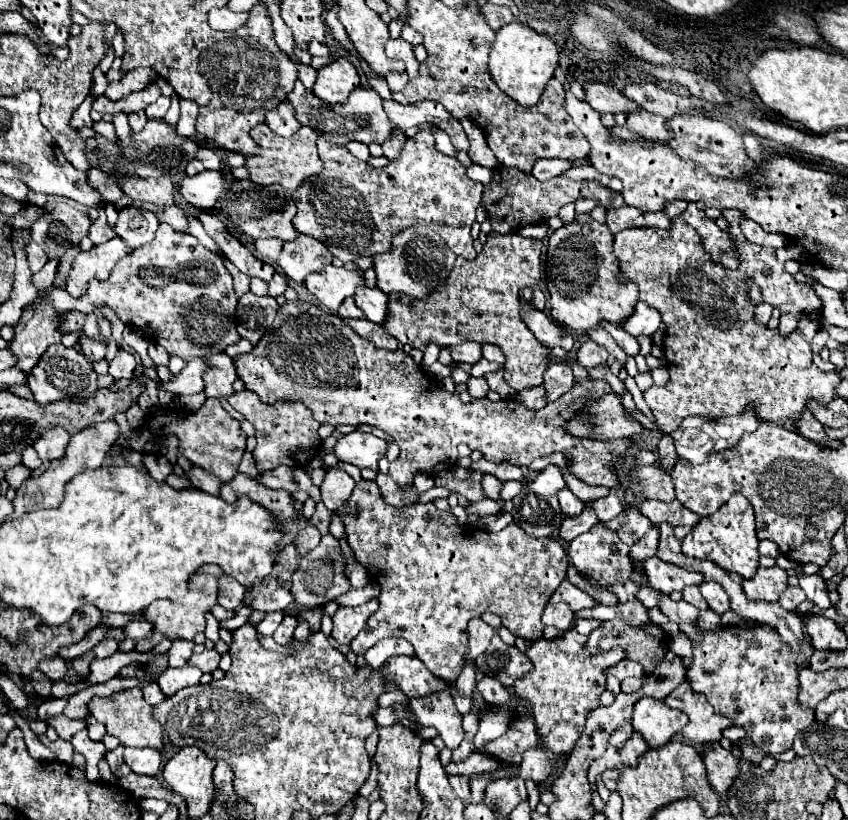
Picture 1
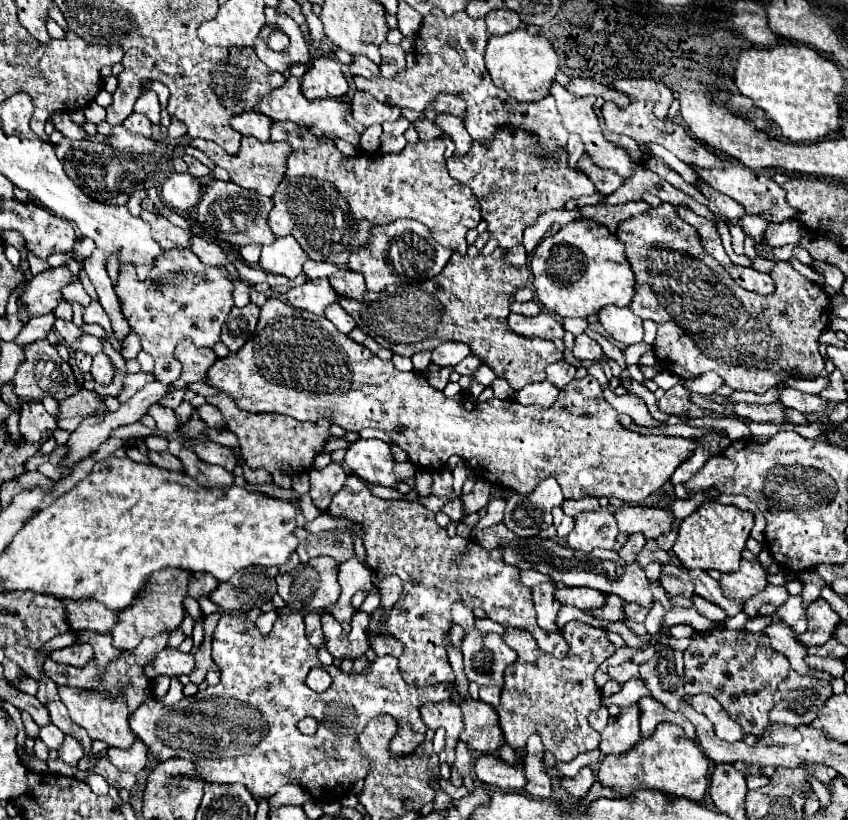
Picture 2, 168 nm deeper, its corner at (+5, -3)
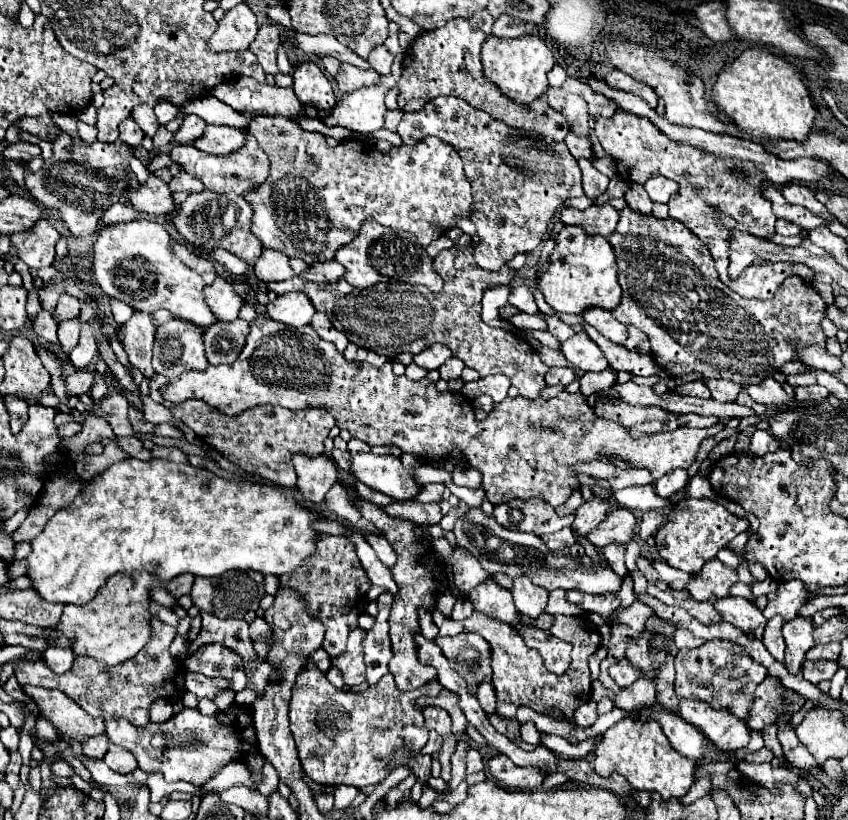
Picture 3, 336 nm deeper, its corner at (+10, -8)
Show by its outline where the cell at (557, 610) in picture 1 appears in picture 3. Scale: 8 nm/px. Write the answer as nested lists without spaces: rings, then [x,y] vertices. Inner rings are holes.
[[[516,577],[510,593],[514,597],[514,605],[518,607],[518,611],[522,615],[538,617],[546,607],[548,591],[542,591],[542,587],[530,583],[530,579],[526,579],[526,577]]]

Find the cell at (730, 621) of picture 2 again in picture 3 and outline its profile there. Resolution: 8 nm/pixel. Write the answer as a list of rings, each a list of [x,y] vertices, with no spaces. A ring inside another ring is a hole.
[[[788,581],[778,585],[776,599],[768,601],[766,609],[762,611],[766,619],[772,619],[774,615],[780,615],[784,621],[790,621],[796,617],[796,611],[808,601],[808,591],[804,589],[804,583],[800,581]]]

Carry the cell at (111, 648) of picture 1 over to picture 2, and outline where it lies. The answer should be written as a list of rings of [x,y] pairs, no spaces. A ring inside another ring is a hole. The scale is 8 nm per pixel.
[[[81,642],[81,644],[73,644],[61,650],[55,650],[51,654],[51,658],[59,664],[71,664],[71,666],[85,666],[91,658],[93,658],[93,650],[89,644]]]

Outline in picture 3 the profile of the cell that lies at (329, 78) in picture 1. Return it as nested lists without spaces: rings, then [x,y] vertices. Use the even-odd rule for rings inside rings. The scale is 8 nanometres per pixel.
[[[306,61],[306,63],[296,65],[292,79],[294,79],[292,89],[294,89],[296,97],[300,99],[300,103],[312,105],[320,111],[330,111],[336,105],[332,85],[316,63]]]

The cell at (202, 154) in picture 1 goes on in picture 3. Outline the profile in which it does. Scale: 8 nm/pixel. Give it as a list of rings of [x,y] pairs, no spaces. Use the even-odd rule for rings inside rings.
[[[182,171],[180,173],[180,177],[176,177],[176,179],[172,179],[170,181],[170,185],[168,185],[172,191],[188,191],[188,193],[198,193],[198,191],[202,191],[204,187],[202,187],[202,183],[200,181],[196,181],[192,175],[188,175],[186,171]]]

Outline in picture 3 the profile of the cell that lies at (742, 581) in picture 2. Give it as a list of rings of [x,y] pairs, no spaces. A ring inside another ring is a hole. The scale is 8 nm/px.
[[[710,559],[706,567],[698,575],[694,575],[692,581],[686,583],[686,589],[692,593],[694,599],[710,599],[712,595],[716,597],[726,597],[730,585],[738,581],[736,569],[724,567],[718,559]]]

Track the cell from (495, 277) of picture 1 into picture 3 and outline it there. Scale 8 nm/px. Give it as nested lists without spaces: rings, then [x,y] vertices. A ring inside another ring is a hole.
[[[472,247],[442,251],[434,259],[434,271],[438,271],[444,279],[444,291],[438,295],[426,291],[426,287],[422,285],[410,283],[376,283],[368,289],[356,289],[344,279],[340,279],[338,283],[318,285],[304,281],[302,277],[268,283],[268,289],[276,295],[282,295],[286,291],[304,291],[314,303],[316,311],[320,311],[322,307],[330,315],[332,325],[338,331],[346,333],[348,341],[354,345],[392,357],[402,351],[414,355],[420,353],[424,347],[442,343],[454,353],[454,357],[462,359],[466,367],[476,369],[480,377],[502,373],[510,379],[510,383],[522,397],[538,399],[540,391],[546,387],[544,375],[548,371],[548,367],[540,361],[538,351],[514,333],[488,327],[480,317],[482,293],[494,285],[514,281],[516,273],[510,271],[506,265],[500,271],[484,271],[476,265]]]

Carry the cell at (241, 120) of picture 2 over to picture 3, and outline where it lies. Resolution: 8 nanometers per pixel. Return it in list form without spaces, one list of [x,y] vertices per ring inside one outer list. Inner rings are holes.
[[[208,125],[204,135],[196,139],[192,145],[200,151],[206,151],[210,155],[228,155],[232,151],[238,151],[244,143],[244,129],[226,127],[226,125]]]

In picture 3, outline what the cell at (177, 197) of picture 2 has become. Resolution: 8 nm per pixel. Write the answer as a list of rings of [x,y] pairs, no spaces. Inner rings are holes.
[[[150,175],[144,185],[138,185],[136,191],[124,191],[124,201],[148,215],[168,215],[176,209],[168,185],[154,175]]]

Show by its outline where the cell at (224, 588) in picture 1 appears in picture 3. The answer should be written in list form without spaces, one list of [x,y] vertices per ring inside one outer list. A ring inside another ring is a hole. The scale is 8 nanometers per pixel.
[[[178,575],[178,577],[174,577],[172,581],[166,583],[166,591],[168,591],[174,599],[178,599],[180,595],[184,595],[184,593],[190,591],[192,583],[194,583],[194,577],[192,577],[192,575]]]

